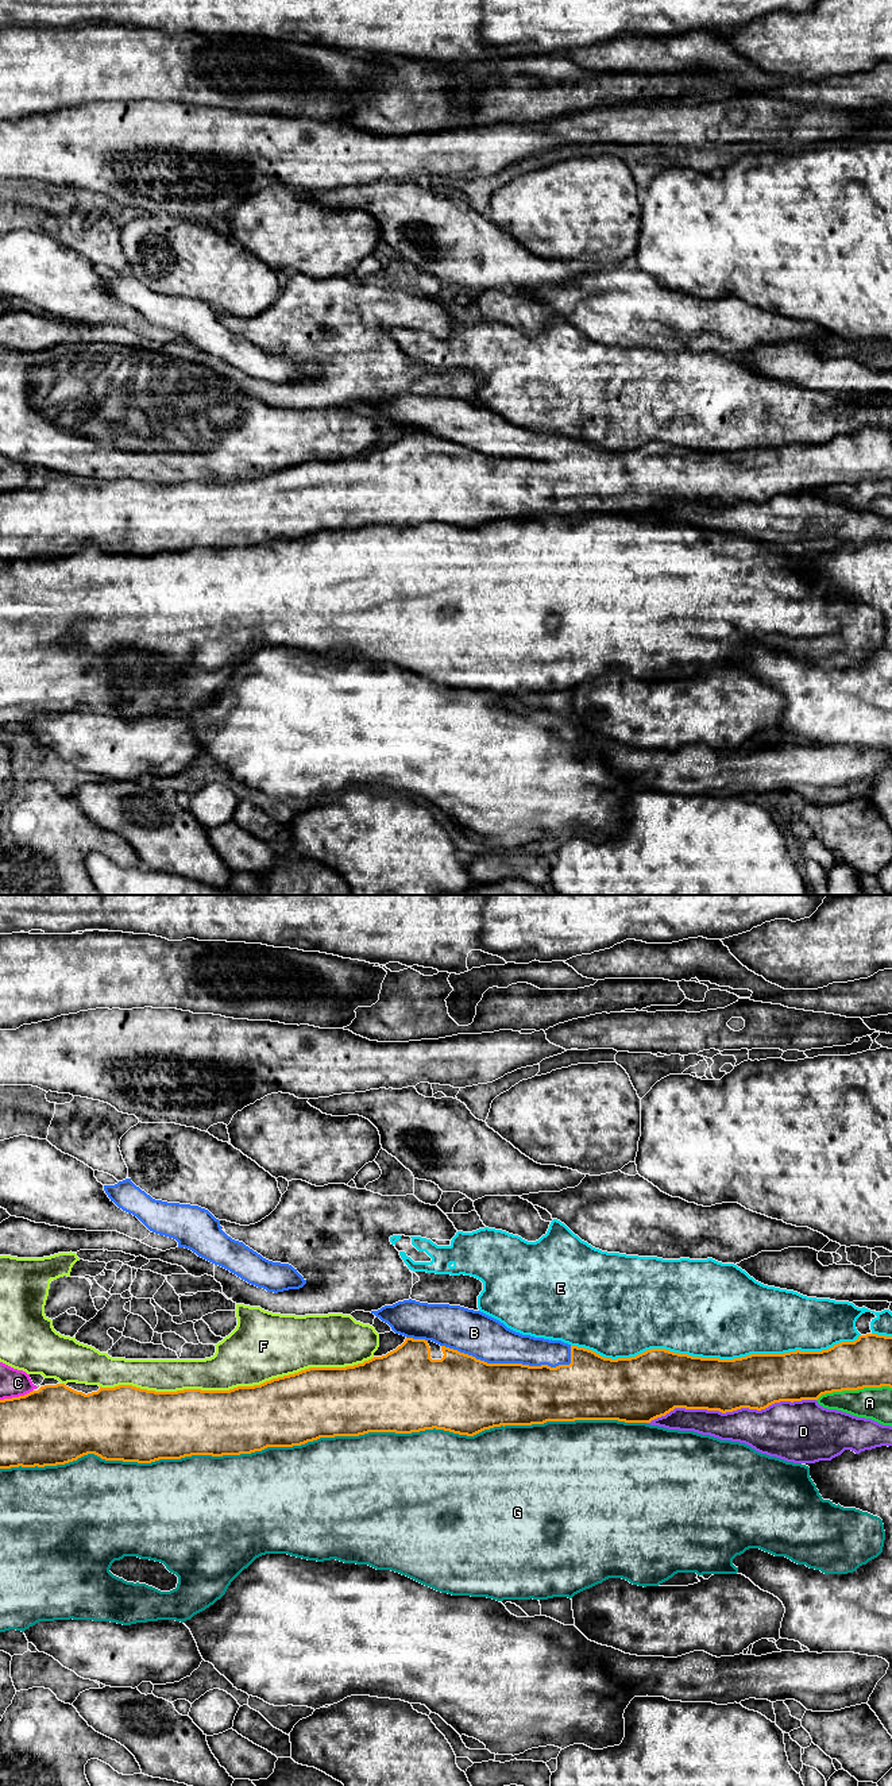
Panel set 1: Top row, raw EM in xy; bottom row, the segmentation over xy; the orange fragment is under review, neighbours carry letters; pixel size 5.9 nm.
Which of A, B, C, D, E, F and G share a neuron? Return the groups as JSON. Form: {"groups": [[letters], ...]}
{"groups": [["A", "D"], ["B"], ["C"], ["E"], ["F"], ["G"]]}

